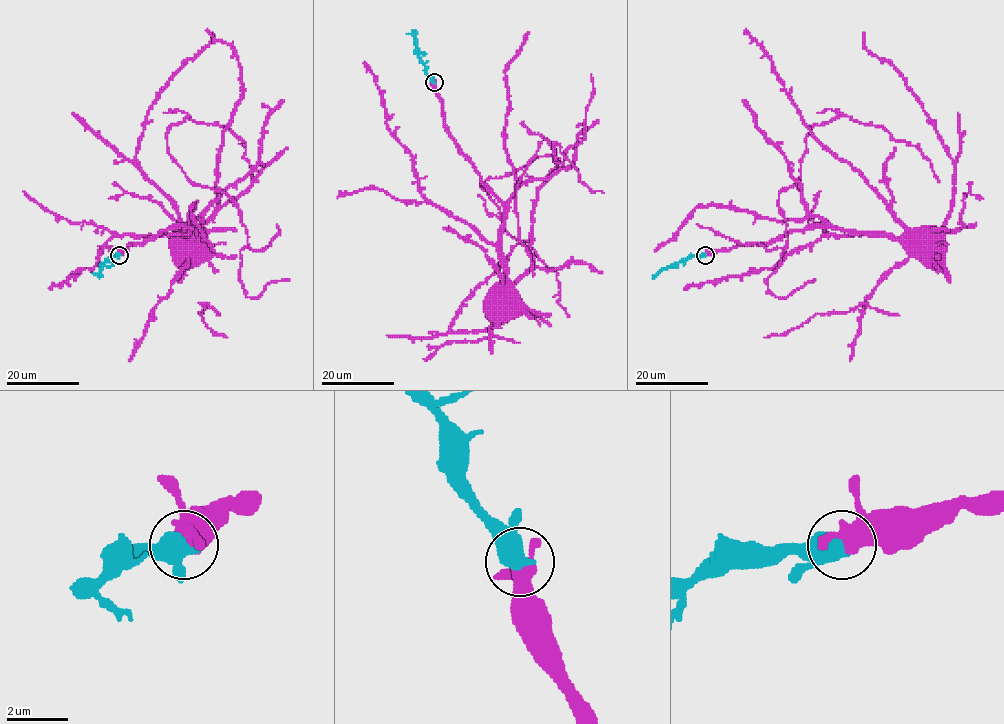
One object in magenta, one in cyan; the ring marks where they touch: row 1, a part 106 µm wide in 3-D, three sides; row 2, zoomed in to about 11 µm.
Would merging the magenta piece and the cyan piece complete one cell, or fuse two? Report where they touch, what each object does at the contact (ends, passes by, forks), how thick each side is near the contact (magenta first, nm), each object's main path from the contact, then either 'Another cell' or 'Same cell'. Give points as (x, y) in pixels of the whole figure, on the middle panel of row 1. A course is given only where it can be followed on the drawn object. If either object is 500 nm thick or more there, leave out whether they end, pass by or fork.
Place: (434, 82). Thickness 460 nm (magenta) against 650 nm. Course of magenta: (433, 82), (444, 129), (503, 206), (500, 257), (505, 277), (494, 288), (500, 290). Course of cyan: (433, 82), (420, 59), (417, 39), (406, 33). Same cell

